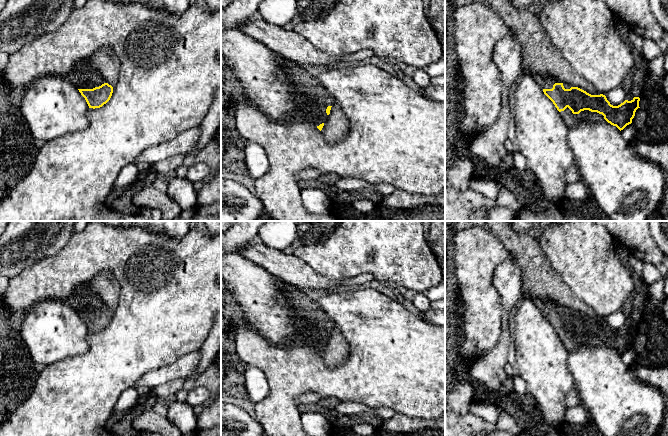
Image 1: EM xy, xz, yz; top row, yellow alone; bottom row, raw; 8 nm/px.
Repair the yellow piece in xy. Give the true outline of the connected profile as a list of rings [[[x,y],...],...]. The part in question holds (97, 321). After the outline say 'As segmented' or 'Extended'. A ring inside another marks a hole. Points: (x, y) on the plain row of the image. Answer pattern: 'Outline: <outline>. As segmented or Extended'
Outline: [[[91,283],[80,285],[63,302],[79,314],[89,332],[102,331],[112,320],[113,311],[106,306]]]. Extended

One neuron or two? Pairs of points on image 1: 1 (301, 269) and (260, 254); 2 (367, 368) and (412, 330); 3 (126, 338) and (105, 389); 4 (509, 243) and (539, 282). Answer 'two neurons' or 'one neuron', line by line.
1: one neuron
2: one neuron
3: one neuron
4: one neuron

